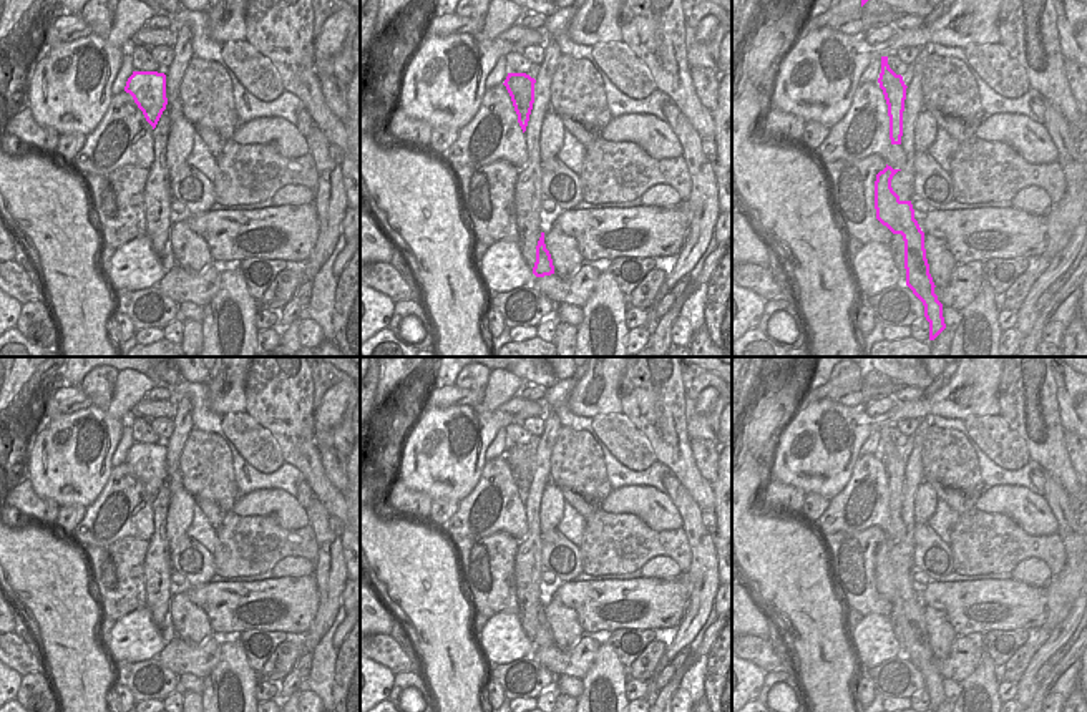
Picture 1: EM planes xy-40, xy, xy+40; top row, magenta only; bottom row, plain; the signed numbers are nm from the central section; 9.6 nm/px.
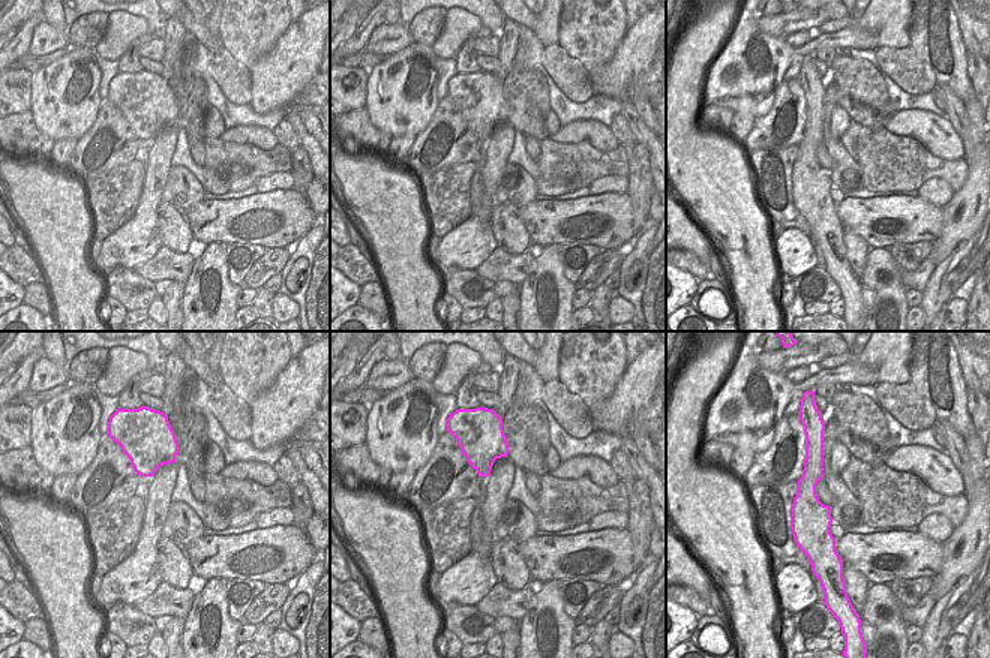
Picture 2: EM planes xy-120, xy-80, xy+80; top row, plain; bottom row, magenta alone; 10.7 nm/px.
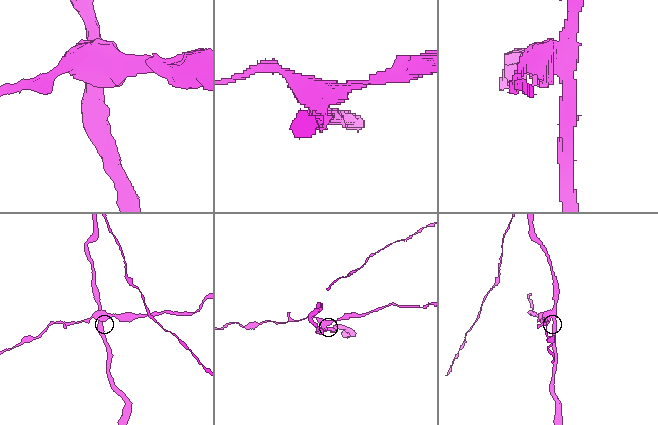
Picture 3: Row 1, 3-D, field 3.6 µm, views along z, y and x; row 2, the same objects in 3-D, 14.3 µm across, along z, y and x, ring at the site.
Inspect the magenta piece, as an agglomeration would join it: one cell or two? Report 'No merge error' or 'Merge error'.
Merge error.

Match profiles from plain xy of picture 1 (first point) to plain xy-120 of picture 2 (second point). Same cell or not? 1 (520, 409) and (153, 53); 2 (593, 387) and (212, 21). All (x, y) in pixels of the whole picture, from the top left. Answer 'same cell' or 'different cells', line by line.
1: same cell
2: same cell

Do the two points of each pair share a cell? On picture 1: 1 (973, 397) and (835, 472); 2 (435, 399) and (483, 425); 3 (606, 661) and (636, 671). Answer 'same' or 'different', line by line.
1: same
2: different
3: different

